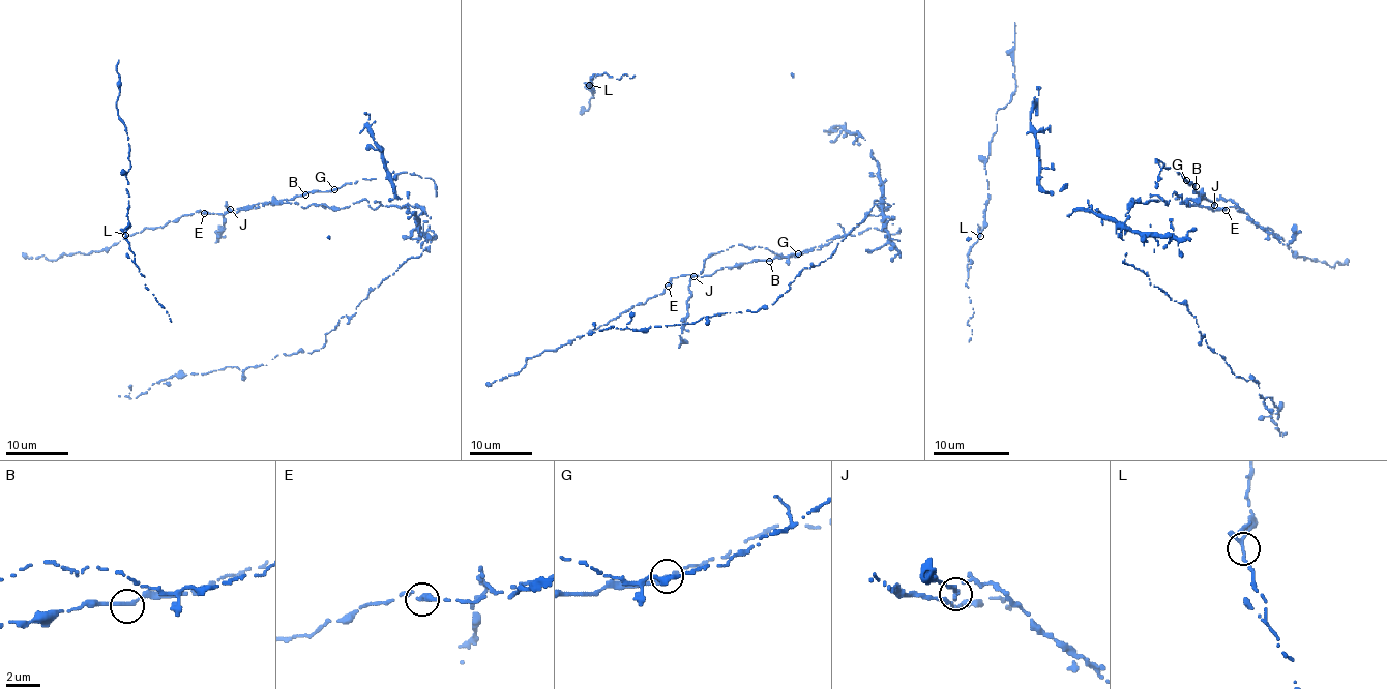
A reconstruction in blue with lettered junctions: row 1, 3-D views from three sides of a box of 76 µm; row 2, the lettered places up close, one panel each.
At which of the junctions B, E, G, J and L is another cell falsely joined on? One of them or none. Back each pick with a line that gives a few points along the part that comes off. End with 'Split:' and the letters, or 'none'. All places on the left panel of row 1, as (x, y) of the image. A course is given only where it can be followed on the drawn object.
Split: J

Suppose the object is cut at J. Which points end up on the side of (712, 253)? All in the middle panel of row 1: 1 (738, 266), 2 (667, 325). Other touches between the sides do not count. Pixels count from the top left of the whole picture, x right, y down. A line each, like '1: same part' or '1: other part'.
1: other part
2: same part

